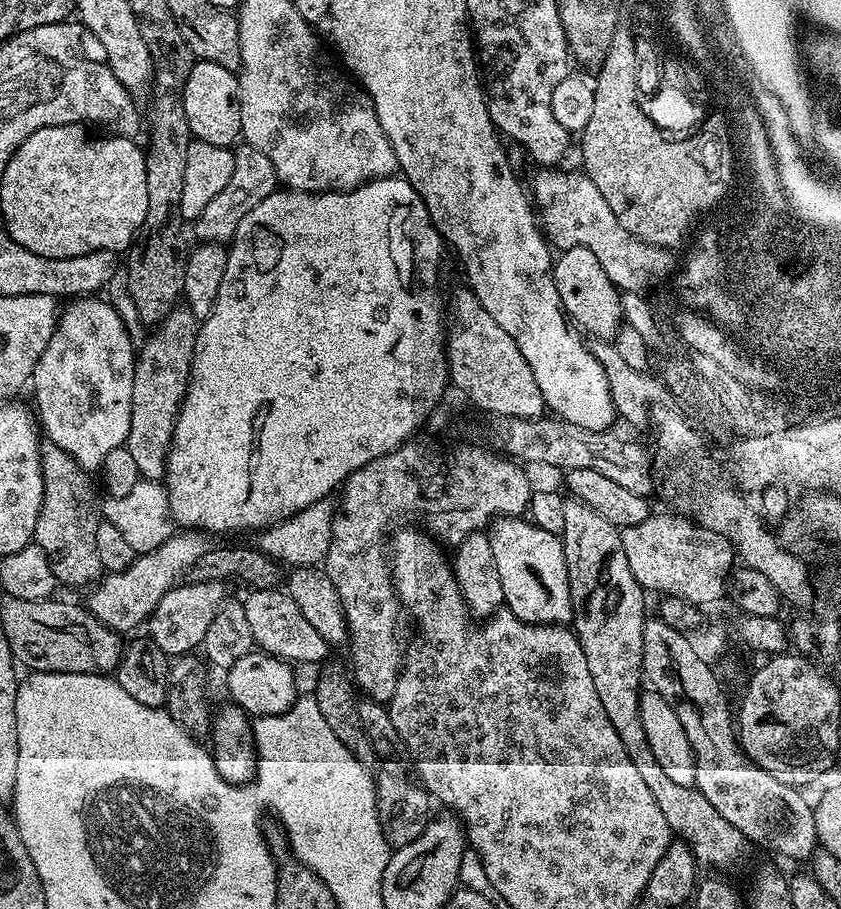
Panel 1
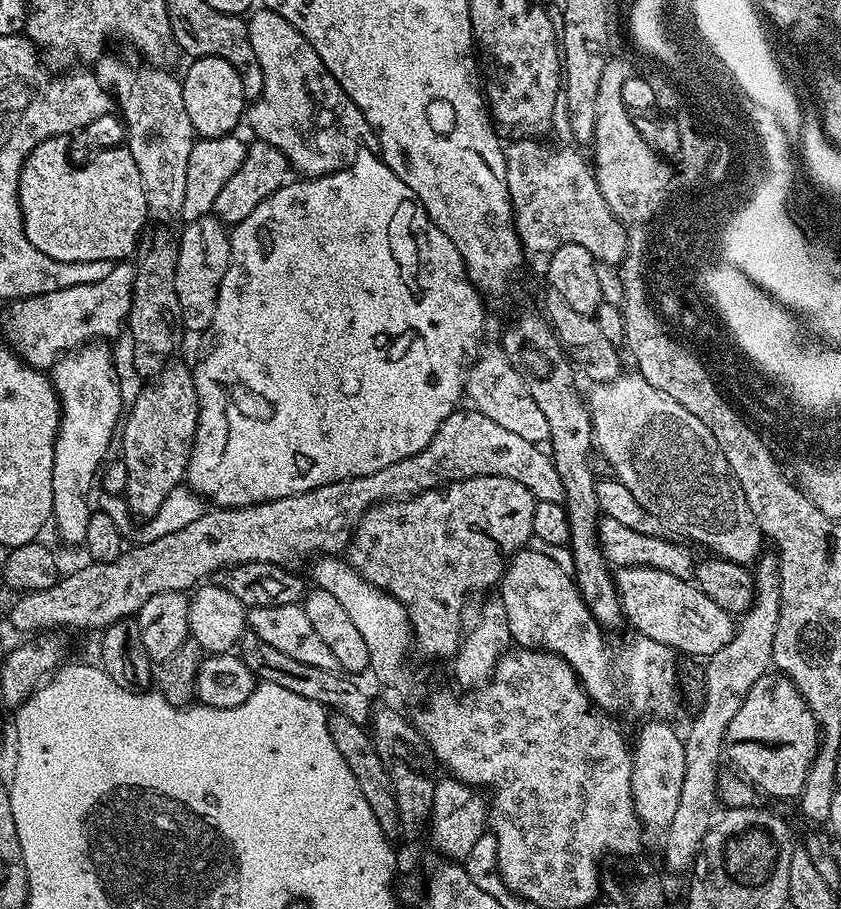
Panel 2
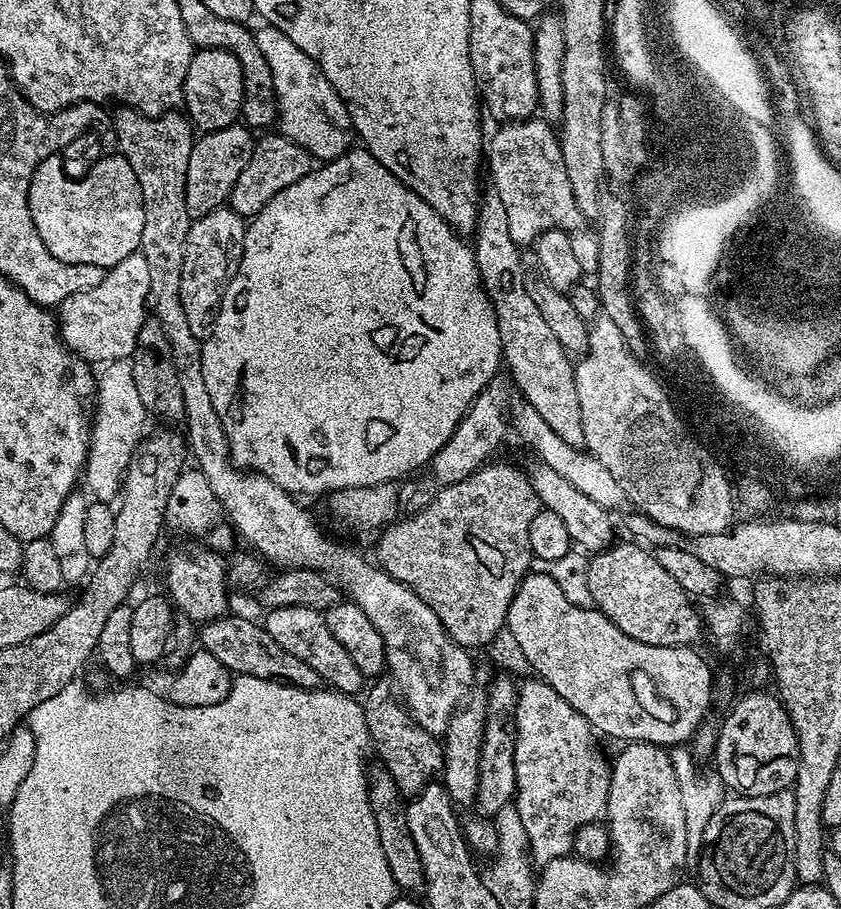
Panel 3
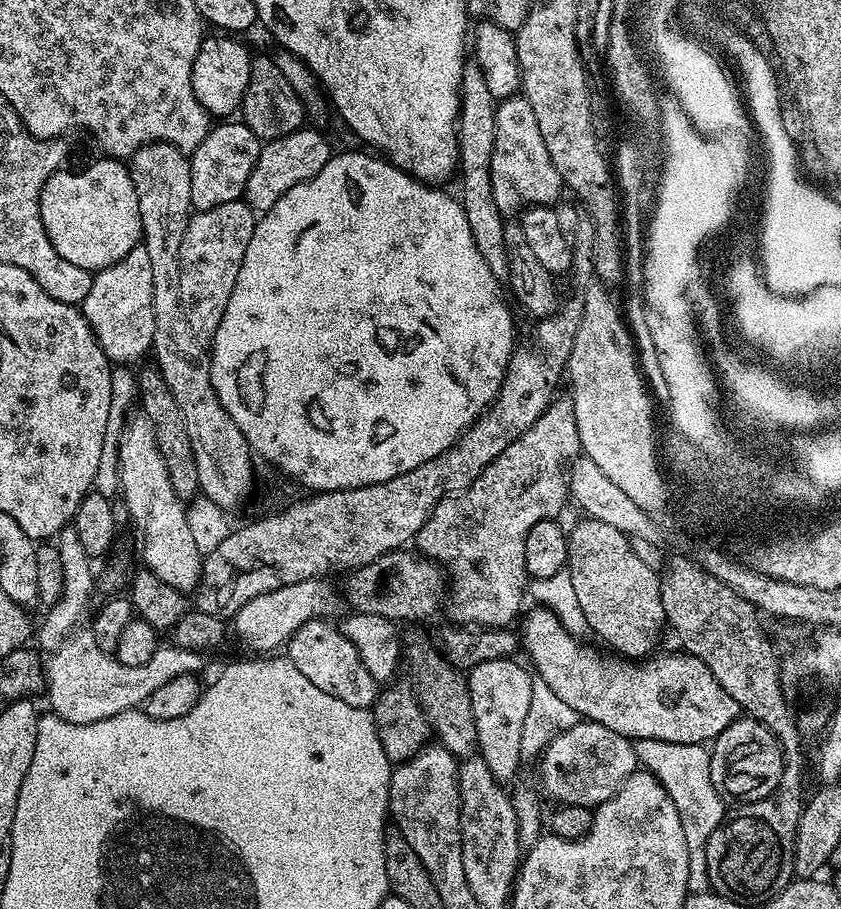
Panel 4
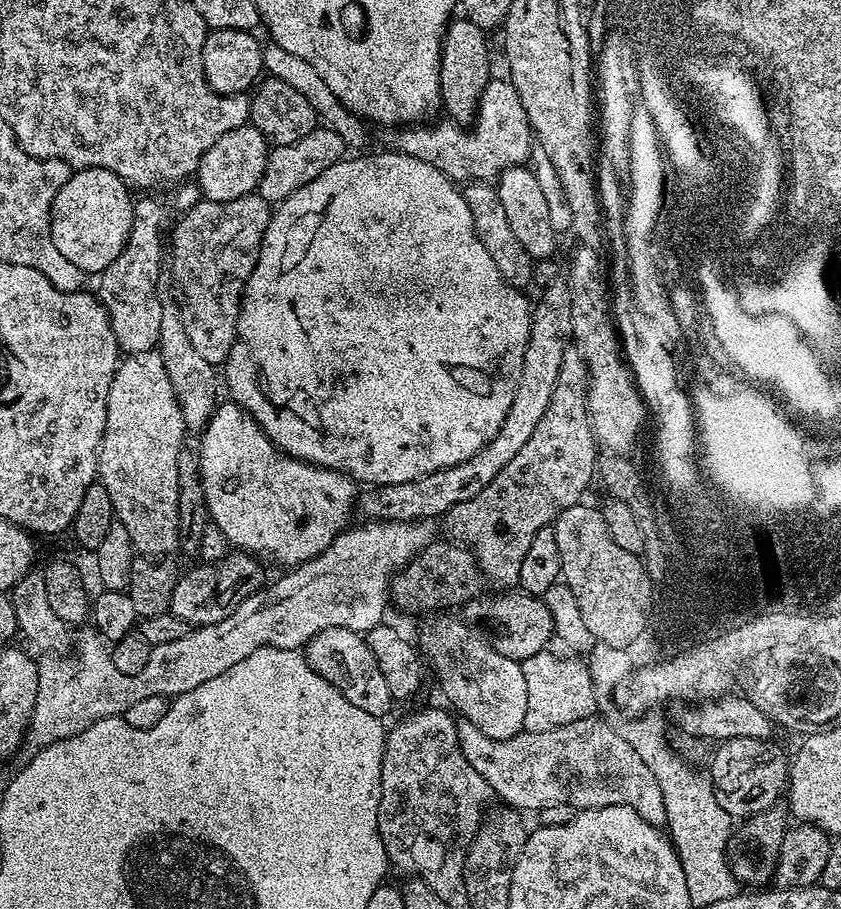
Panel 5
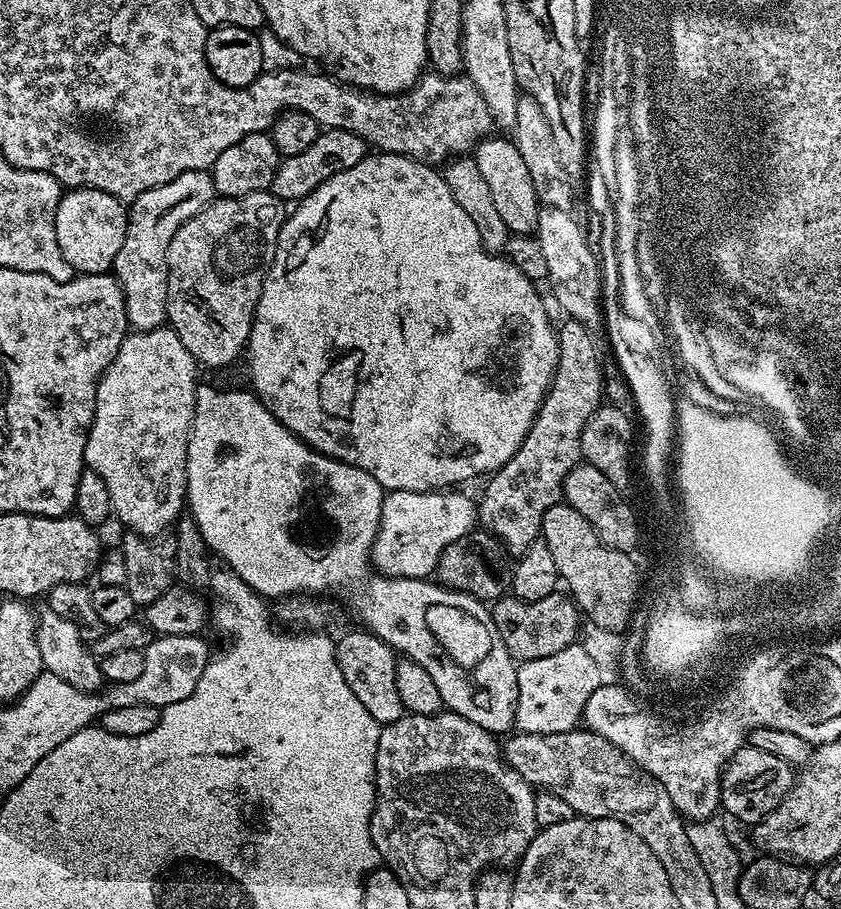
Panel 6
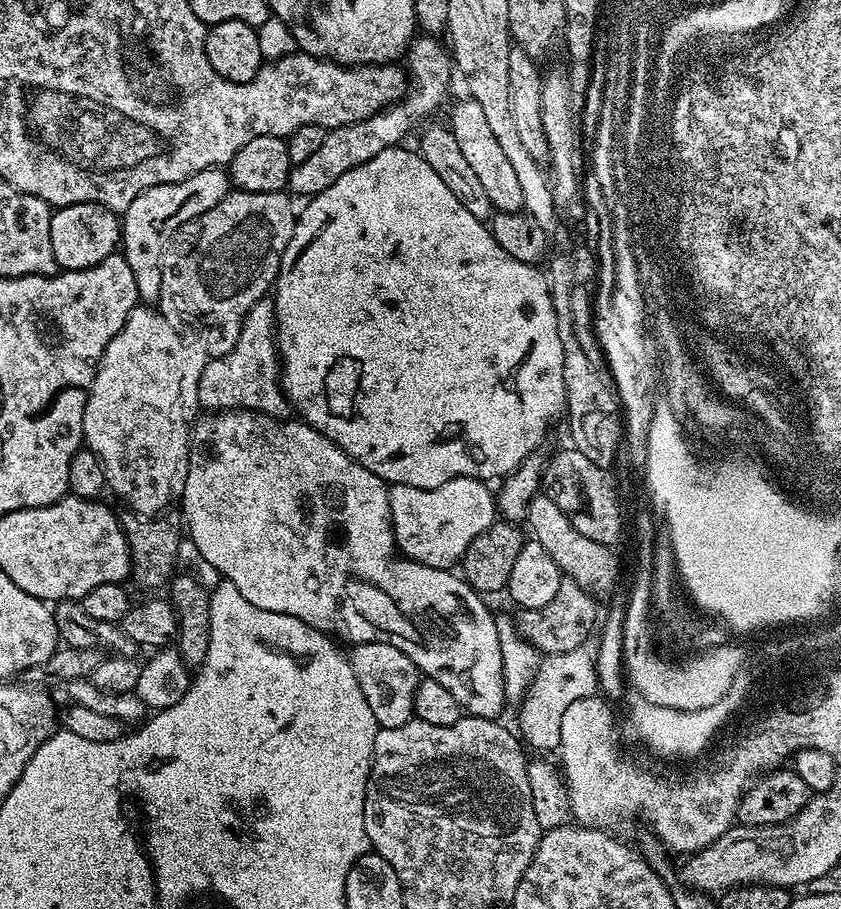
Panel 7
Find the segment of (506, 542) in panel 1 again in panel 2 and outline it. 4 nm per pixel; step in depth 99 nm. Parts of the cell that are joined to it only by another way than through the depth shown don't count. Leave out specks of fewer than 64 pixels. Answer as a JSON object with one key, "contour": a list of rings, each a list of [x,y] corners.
{"contour":[[[521,550],[511,557],[504,569],[504,579],[498,585],[498,598],[506,606],[506,618],[510,622],[510,634],[513,641],[521,648],[539,648],[541,652],[553,652],[560,656],[576,671],[580,685],[586,690],[592,703],[609,714],[616,714],[619,708],[629,708],[632,712],[649,712],[649,717],[664,722],[680,708],[681,693],[678,691],[677,653],[662,642],[652,641],[646,636],[633,635],[633,640],[625,644],[608,645],[605,629],[590,614],[586,602],[580,597],[575,579],[562,570],[547,556],[544,550],[528,552]]]}

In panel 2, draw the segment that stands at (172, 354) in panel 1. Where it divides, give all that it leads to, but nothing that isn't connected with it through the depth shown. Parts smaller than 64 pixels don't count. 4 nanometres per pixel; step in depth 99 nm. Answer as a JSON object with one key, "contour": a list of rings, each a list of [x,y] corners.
{"contour":[[[176,363],[166,365],[149,383],[152,384],[149,388],[148,385],[141,387],[122,420],[118,448],[120,444],[119,455],[126,464],[129,478],[123,495],[133,517],[153,516],[162,502],[166,502],[166,494],[181,487],[186,480],[188,455],[192,452],[192,440],[196,437],[200,403],[192,368]]]}

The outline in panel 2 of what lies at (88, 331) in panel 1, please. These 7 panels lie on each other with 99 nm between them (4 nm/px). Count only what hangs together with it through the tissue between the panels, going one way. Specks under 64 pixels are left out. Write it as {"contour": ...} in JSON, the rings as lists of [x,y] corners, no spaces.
{"contour":[[[93,342],[60,357],[50,369],[50,379],[56,387],[56,397],[60,400],[60,430],[56,435],[54,448],[54,502],[52,520],[56,532],[68,544],[83,545],[86,538],[86,526],[90,515],[88,495],[98,480],[98,473],[105,463],[104,455],[108,447],[113,447],[114,437],[122,424],[122,413],[126,403],[120,393],[120,380],[116,376],[115,362],[112,360],[113,349],[104,342]]]}

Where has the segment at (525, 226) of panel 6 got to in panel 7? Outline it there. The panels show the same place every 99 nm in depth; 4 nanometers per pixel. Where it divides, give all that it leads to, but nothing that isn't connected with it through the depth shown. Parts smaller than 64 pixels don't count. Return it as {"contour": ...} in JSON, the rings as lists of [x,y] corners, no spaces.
{"contour":[[[463,98],[452,108],[452,121],[450,127],[458,147],[462,149],[462,155],[466,162],[474,170],[480,181],[480,185],[486,189],[486,198],[490,198],[493,209],[497,212],[518,212],[523,209],[521,185],[517,179],[517,173],[513,164],[506,158],[501,144],[494,138],[489,123],[486,122],[485,112],[478,102],[471,98]]]}

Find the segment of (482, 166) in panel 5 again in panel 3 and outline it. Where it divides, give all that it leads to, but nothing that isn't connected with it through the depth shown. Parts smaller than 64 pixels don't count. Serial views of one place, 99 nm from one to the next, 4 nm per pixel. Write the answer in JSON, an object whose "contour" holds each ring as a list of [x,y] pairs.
{"contour":[[[543,118],[504,122],[497,128],[486,144],[486,168],[492,171],[491,183],[506,209],[510,238],[518,245],[532,246],[551,228],[575,233],[582,217],[578,202],[574,202],[574,190],[570,190],[570,178],[566,178],[557,129]]]}

